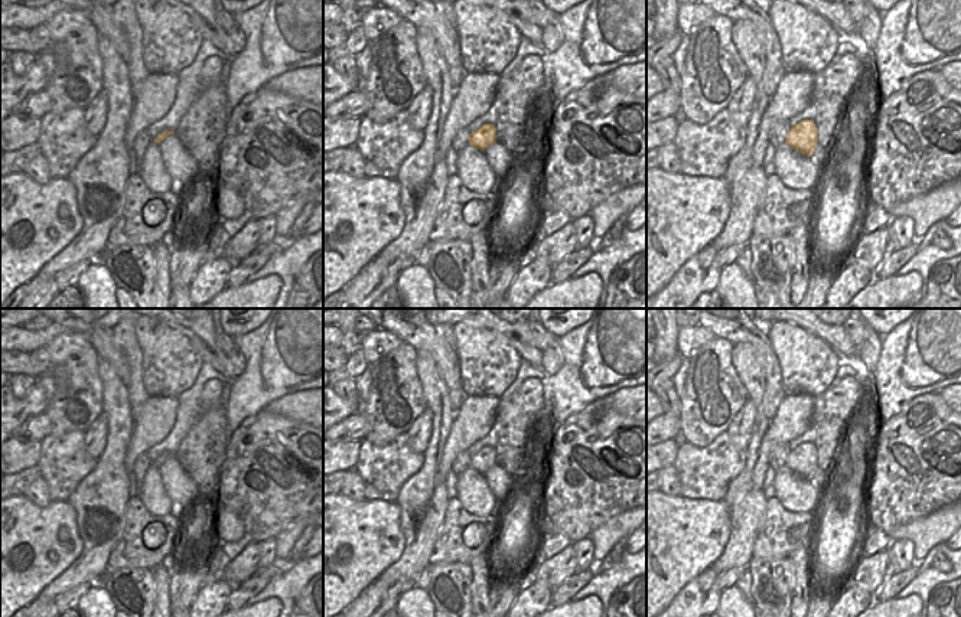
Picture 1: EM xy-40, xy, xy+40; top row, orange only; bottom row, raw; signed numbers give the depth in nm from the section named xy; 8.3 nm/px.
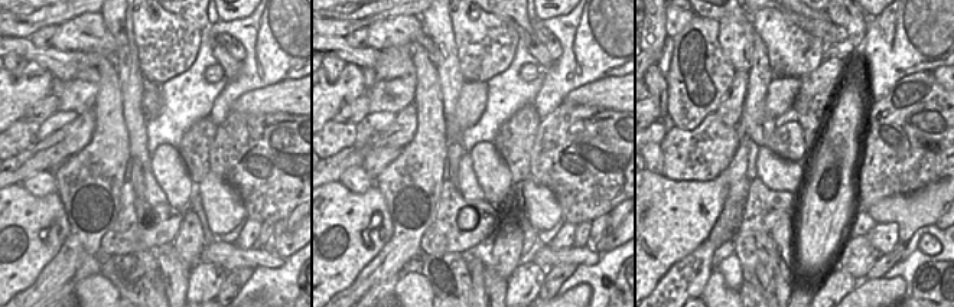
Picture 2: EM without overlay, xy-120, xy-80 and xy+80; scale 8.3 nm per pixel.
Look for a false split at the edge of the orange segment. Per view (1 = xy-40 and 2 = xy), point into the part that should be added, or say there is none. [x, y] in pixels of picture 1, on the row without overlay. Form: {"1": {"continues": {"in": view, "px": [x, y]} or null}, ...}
{"1": {"continues": null}, "2": {"continues": null}}

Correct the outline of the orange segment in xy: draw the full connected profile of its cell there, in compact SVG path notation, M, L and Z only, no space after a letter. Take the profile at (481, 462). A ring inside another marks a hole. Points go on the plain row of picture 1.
M483 447L479 453L469 457L469 467L483 474L496 464L495 447Z

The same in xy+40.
M802 443L786 456L785 466L794 473L811 480L818 469L814 443Z

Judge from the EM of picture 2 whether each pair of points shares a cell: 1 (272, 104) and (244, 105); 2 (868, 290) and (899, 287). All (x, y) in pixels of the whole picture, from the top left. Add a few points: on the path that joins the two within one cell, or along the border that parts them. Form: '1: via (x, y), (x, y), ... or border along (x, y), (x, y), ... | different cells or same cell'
1: via (264, 104), (251, 104) | same cell
2: via (875, 290), (892, 290) | same cell

